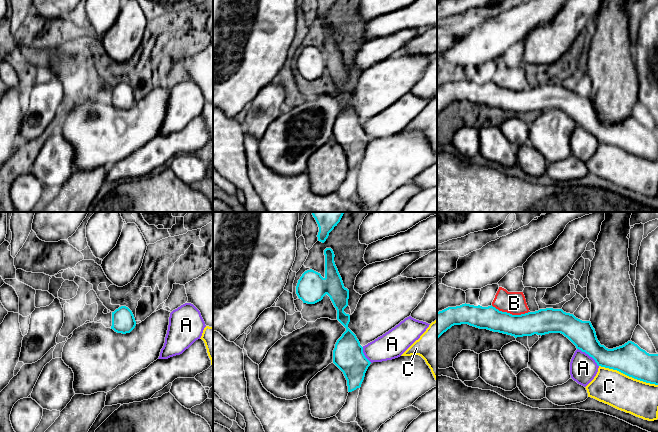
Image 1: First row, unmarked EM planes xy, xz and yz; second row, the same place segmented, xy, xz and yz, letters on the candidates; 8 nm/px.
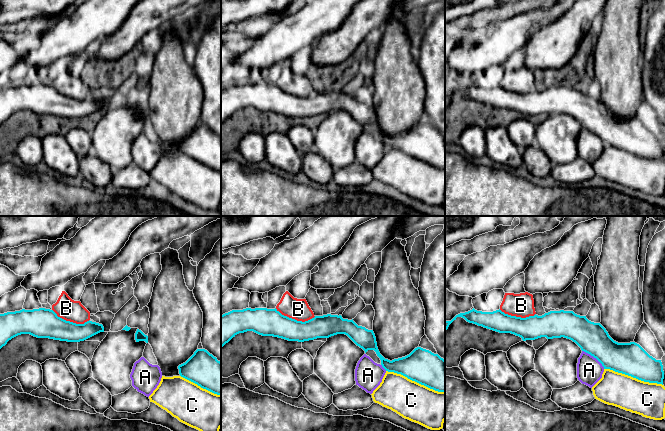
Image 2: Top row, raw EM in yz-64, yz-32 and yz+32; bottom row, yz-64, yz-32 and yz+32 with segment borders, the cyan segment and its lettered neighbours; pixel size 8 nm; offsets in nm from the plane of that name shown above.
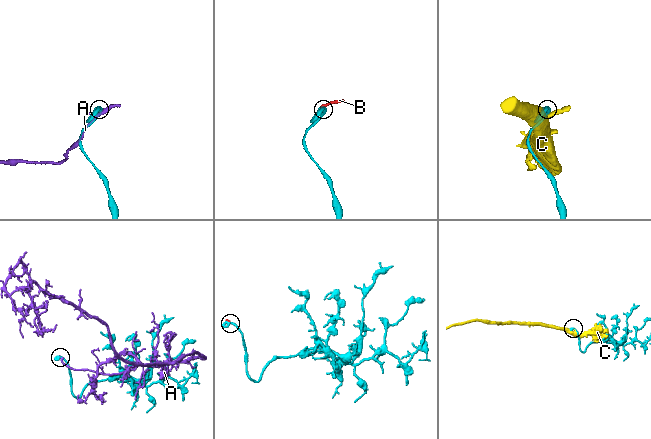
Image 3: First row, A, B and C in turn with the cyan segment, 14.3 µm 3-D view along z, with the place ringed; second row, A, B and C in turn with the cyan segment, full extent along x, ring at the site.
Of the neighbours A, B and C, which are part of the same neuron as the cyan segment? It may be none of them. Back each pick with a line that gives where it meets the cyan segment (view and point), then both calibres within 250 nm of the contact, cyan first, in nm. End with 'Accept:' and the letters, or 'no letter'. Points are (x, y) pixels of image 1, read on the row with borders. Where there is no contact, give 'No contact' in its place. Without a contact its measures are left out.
B: Touches cyan at yz (509, 313). Thickness 190 nm (cyan) against 180 nm
Accept: B

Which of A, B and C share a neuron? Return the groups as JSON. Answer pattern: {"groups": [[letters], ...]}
{"groups": [["A"], ["B"], ["C"]]}

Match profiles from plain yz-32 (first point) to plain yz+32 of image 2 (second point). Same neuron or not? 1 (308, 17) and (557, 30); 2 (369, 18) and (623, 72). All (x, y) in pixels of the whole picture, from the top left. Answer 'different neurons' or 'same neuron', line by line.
1: different neurons
2: different neurons

